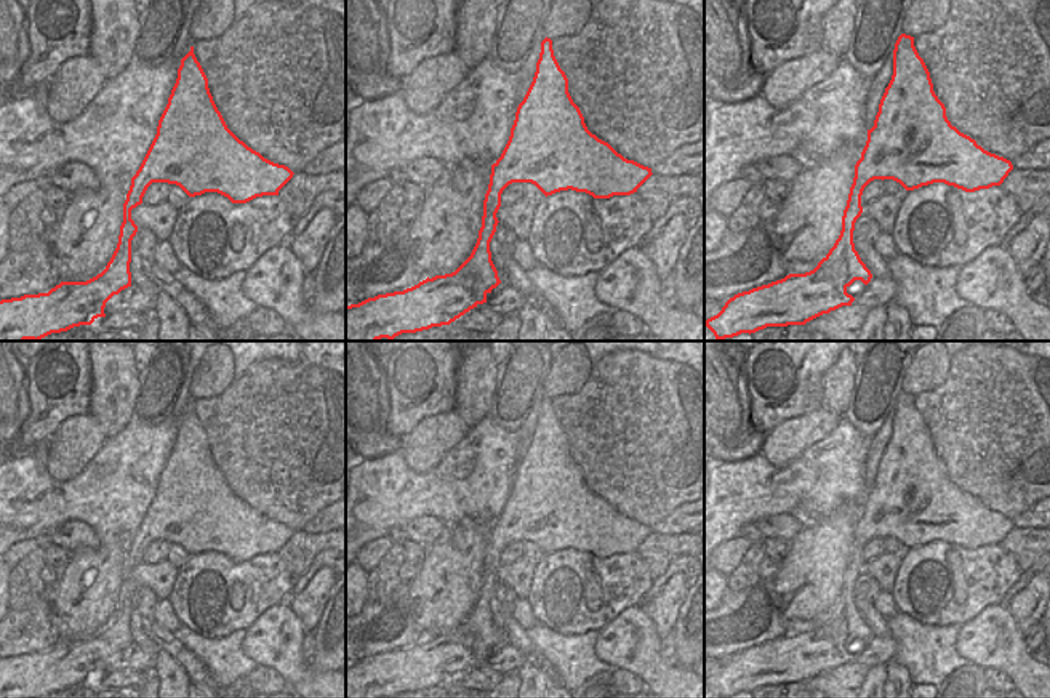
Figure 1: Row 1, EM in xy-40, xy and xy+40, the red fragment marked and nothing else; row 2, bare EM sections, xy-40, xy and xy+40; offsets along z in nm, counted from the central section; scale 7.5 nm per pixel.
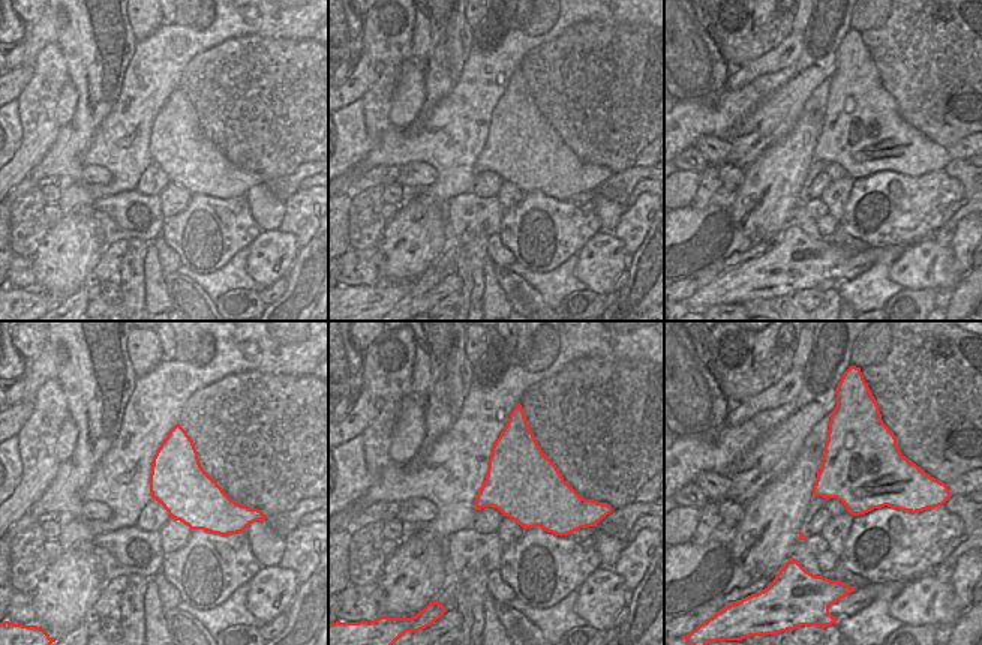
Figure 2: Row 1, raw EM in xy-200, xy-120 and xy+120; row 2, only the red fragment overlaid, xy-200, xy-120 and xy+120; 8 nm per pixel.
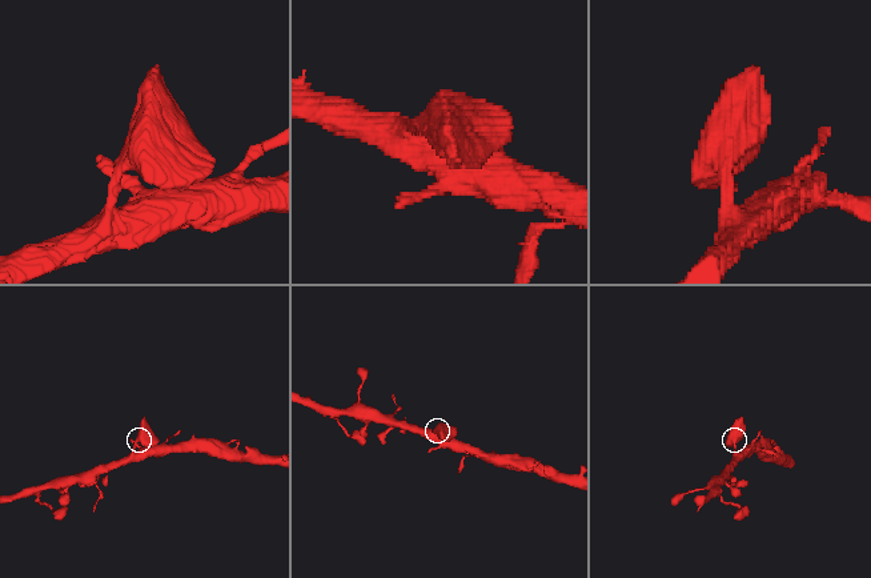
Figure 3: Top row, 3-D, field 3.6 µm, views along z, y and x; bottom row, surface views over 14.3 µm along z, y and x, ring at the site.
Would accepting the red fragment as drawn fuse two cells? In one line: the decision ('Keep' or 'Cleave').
Keep.

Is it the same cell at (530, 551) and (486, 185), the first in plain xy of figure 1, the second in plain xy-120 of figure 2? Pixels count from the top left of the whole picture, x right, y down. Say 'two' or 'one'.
two

